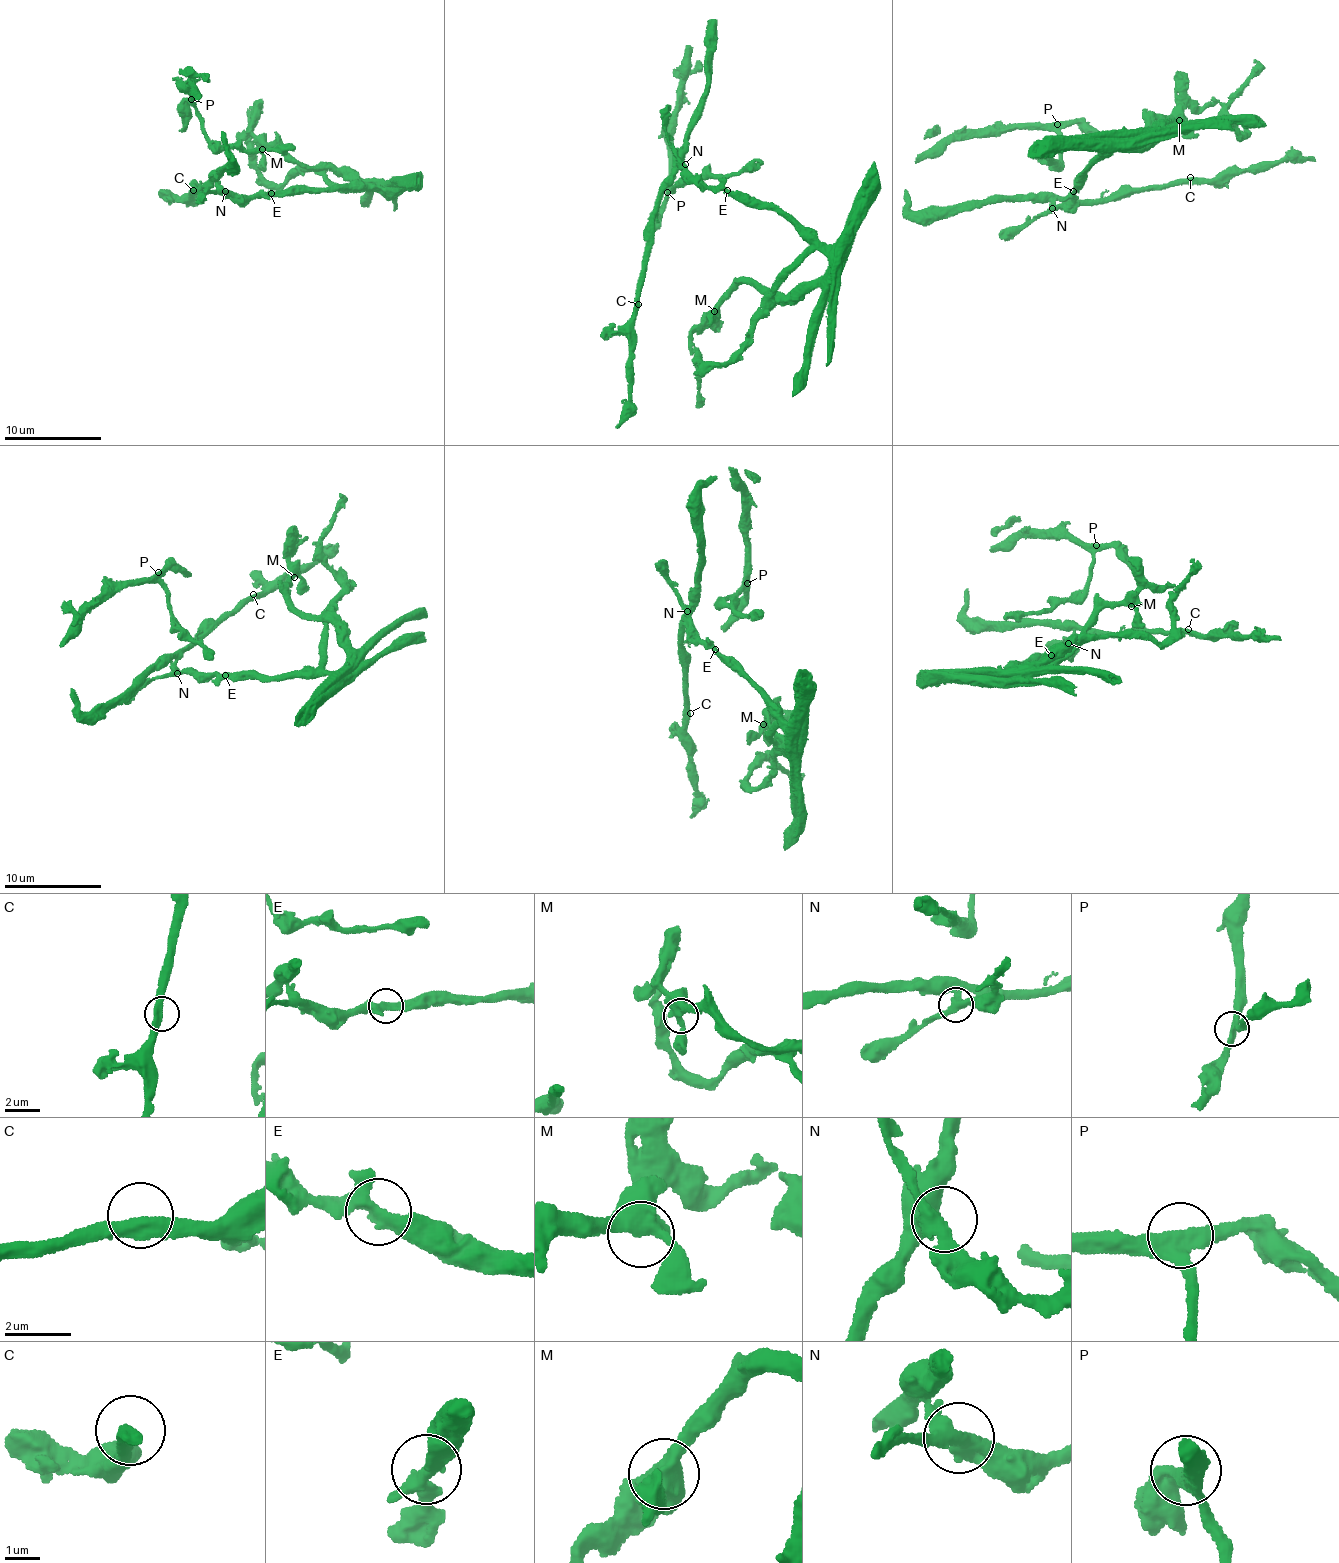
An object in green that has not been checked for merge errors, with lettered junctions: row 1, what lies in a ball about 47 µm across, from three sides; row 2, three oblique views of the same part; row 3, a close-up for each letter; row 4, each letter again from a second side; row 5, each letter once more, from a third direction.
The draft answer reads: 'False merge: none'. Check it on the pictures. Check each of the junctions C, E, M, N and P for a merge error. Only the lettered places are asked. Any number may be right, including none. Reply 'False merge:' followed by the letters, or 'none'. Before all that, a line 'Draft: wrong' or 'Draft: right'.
Draft: wrong
False merge: E

